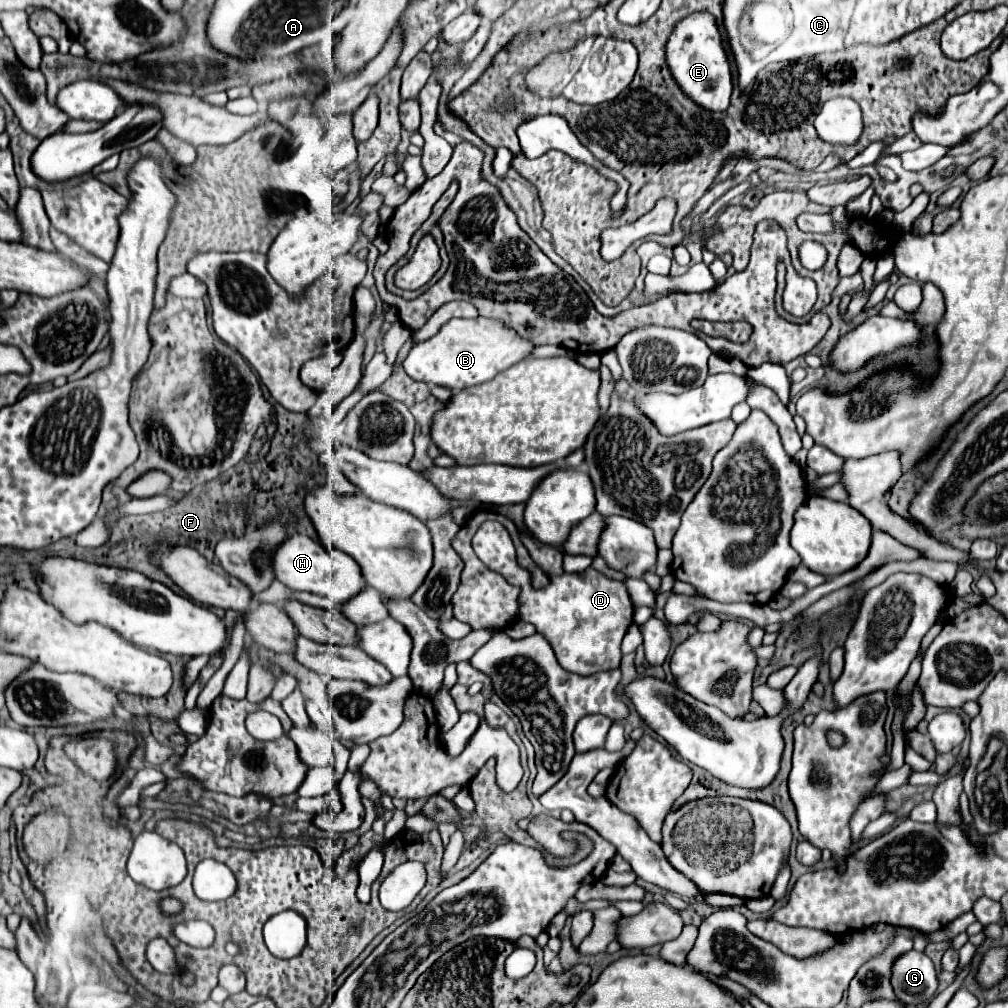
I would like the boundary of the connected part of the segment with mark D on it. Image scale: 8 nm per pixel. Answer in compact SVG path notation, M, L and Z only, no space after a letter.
M587 568L581 574L561 574L553 576L551 584L543 590L523 590L519 598L519 620L531 622L537 632L541 632L553 646L559 664L573 674L591 676L595 672L603 672L609 668L617 668L621 662L621 640L633 622L633 604L625 590L625 586L617 580L605 578L601 572Z

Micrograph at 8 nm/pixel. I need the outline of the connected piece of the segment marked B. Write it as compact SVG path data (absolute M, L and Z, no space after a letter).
M479 316L477 320L451 318L445 322L435 336L425 342L419 342L403 362L405 372L413 380L427 384L447 386L453 392L483 384L491 380L497 372L513 366L515 362L529 356L533 344L519 338L513 330L505 328L501 322Z

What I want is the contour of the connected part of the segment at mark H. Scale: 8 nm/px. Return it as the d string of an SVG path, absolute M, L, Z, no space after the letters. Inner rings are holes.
M295 532L293 538L287 538L287 542L279 546L273 558L273 568L275 568L275 578L281 580L285 586L289 586L293 592L305 590L319 596L327 596L339 606L339 610L343 608L343 602L349 602L349 598L355 598L355 594L359 594L363 586L367 586L359 570L359 564L349 554L329 548L327 544L315 542L299 532Z

